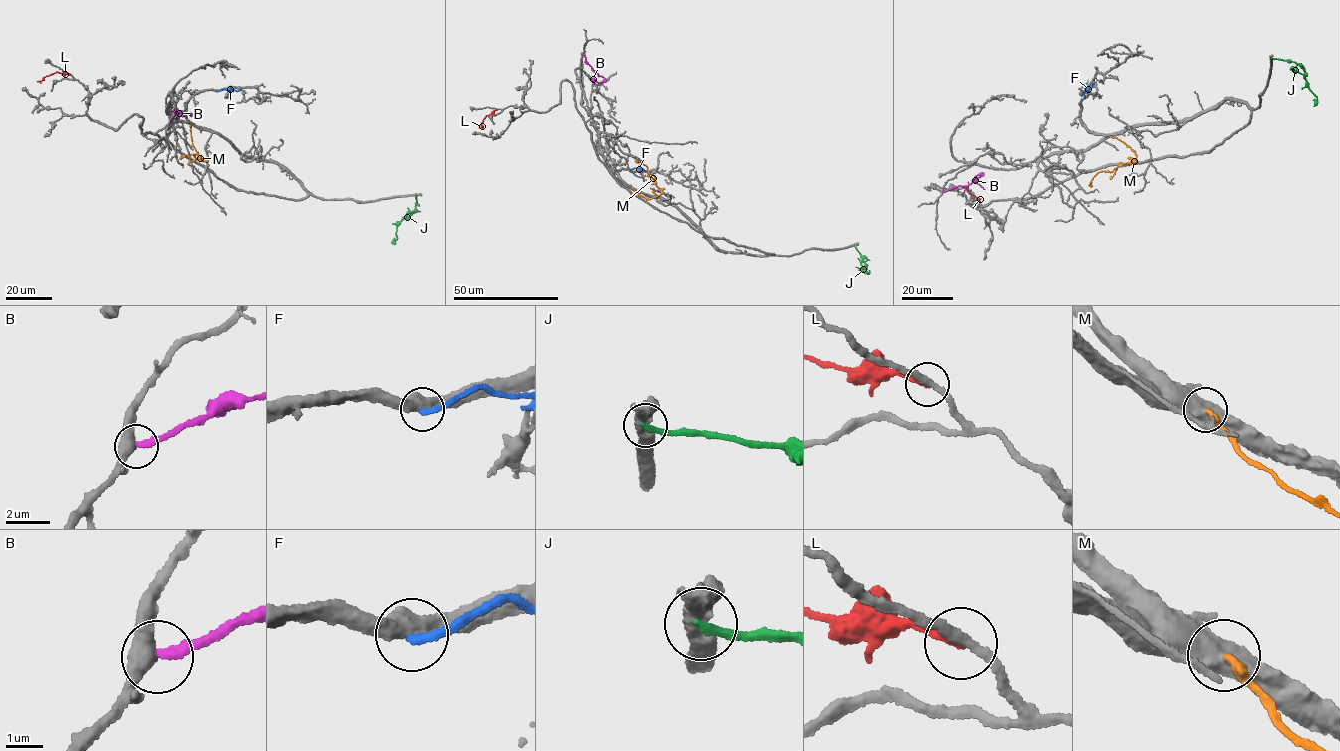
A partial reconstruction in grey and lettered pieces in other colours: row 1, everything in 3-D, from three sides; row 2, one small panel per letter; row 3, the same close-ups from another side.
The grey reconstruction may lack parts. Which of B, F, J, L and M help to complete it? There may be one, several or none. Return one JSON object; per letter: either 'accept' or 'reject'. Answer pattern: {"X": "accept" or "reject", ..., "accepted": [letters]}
{"B": "reject", "F": "reject", "J": "reject", "L": "reject", "M": "reject", "accepted": []}

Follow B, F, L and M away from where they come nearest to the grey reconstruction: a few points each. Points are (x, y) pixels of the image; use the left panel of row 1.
B: (174, 111), (177, 115), (191, 114), (179, 112), (170, 121)
F: (217, 91), (242, 89)
L: (70, 75), (56, 72), (37, 81)
M: (190, 124), (192, 145), (203, 159), (200, 156), (196, 159), (195, 154), (180, 157)

